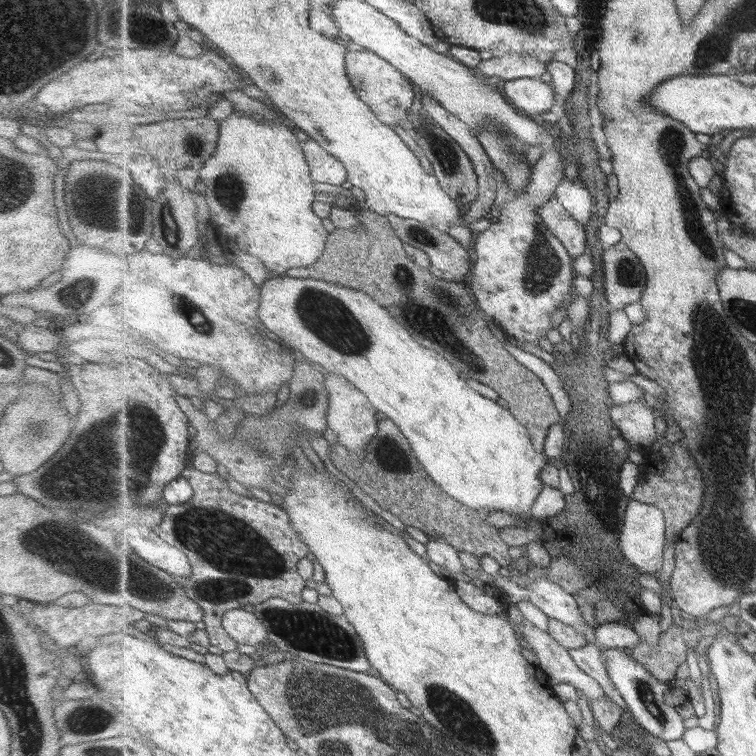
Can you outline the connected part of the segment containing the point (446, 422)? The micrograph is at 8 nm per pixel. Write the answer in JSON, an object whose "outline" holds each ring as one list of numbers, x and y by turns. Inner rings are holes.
{"outline":[[283,275,282,277,269,278,265,284,261,286,262,302,259,308,259,317,262,319,263,325,277,334,285,343,289,344,291,348,303,354,306,360,310,361,326,373,335,373,345,376,352,384,357,386,357,389,363,391,363,394,373,403,373,406,387,418,391,418,397,426,403,431,403,434,411,442,411,447,415,450,415,455,419,458,419,462,425,466,425,470,434,478,437,484,440,484,449,496,455,500,462,502,465,506,472,509,479,510,479,508,487,508,491,512,501,511,513,514,513,516,521,516,528,524,532,517,530,515,531,508,535,504,535,500,539,498,539,494,543,492,545,483,542,479,543,469,550,463,544,453,539,453,534,443,531,440,529,431,523,423,520,423,511,414,510,409,502,405,502,402,496,401,492,398,487,398,478,391,473,390,467,382,467,377,461,376,457,368,451,366,449,360,445,360,441,354,427,350,423,346,419,346,411,334,407,332,407,327,401,326,394,317,391,317,387,308,380,305,369,293,347,288,341,284,333,284,333,282,317,280,315,278,307,277,289,277]]}

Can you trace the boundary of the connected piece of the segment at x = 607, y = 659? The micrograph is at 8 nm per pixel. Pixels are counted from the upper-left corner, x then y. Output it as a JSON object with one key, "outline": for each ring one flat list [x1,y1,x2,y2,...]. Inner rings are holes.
{"outline":[[607,648,600,654,601,660,604,660,604,667,612,680,614,686,621,694,625,704,629,708,632,718,645,728,652,736,660,738,663,741,681,740,684,738,687,728,683,718,679,716,677,708,665,704,665,690,671,689,672,684,659,680,653,676,641,662,637,662,627,649,624,648]]}

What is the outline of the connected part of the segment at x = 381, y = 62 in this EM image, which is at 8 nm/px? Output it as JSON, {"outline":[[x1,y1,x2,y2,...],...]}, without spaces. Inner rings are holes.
{"outline":[[362,50,348,51,346,56,347,76,351,78,357,94,361,96,375,115,377,115,387,126,402,125,407,118,409,108,415,104,415,88,397,67,393,66,387,59,381,58,377,53]]}

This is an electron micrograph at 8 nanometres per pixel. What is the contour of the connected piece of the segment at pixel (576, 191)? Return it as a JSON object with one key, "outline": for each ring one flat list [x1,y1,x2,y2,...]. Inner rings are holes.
{"outline":[[579,178,568,180,563,179,563,182,556,190,557,198,561,200,561,204,571,212,571,216,587,224,591,220,591,210,593,210,593,196,591,192,585,188]]}

